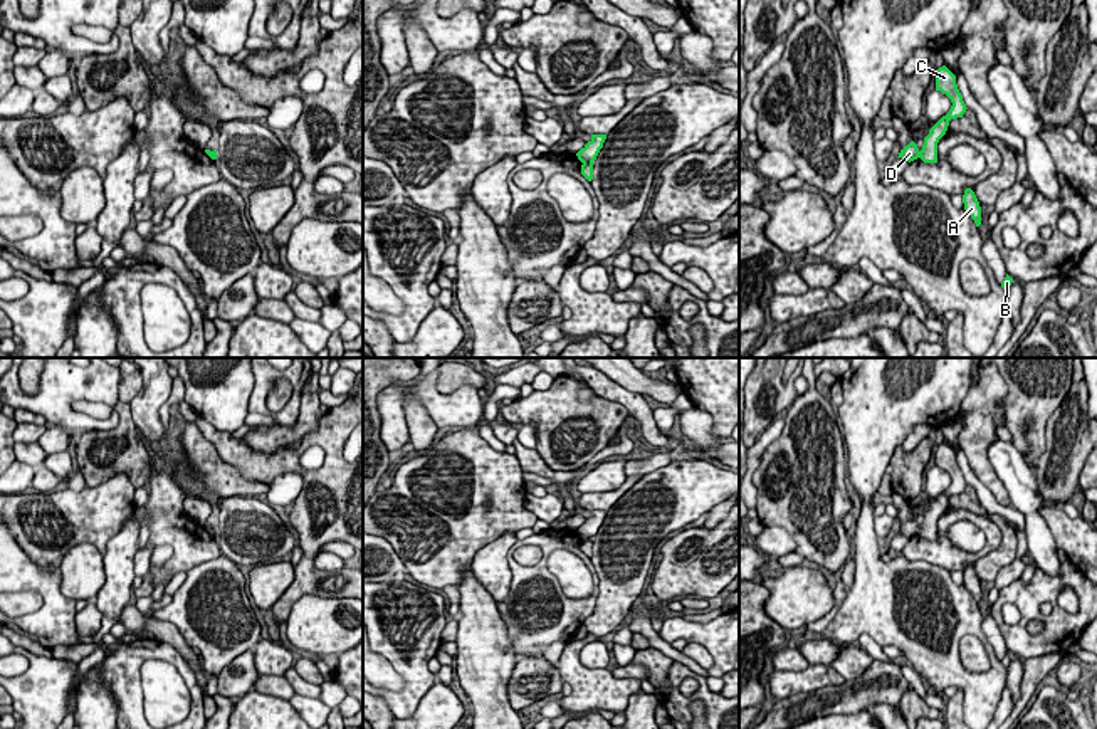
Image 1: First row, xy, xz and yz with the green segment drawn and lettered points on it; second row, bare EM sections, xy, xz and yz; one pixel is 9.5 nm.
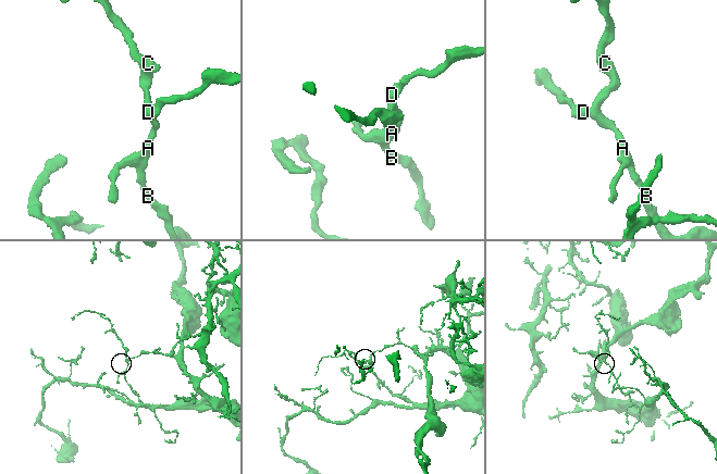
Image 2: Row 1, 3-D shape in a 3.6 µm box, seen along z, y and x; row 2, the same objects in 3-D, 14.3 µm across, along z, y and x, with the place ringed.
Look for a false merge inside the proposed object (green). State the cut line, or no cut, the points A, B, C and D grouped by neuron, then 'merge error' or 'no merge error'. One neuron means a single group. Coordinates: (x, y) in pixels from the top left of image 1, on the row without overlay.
cut in xz along (583, 538), (592, 540); A B C / D; merge error

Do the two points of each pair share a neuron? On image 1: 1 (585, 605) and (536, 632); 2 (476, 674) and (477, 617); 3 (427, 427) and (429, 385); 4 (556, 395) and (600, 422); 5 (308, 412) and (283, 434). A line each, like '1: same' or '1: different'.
1: same
2: same
3: different
4: same
5: same

